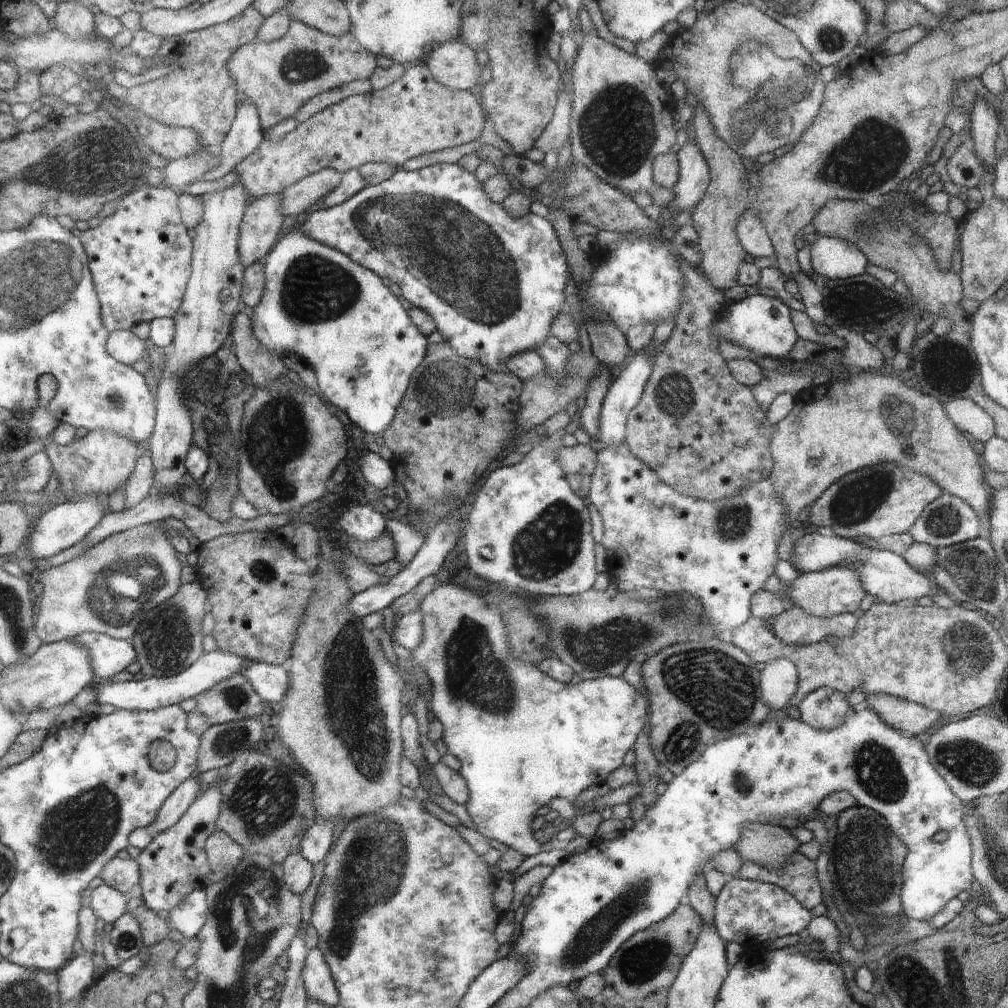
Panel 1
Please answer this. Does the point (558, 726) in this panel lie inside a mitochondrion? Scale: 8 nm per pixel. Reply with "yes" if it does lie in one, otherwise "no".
no

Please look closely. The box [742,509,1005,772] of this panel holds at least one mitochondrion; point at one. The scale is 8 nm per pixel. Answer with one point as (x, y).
(964, 651)

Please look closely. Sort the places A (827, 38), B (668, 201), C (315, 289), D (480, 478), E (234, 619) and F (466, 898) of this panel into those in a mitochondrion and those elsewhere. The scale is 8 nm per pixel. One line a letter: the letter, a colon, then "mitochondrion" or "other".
A: mitochondrion
B: other
C: mitochondrion
D: other
E: other
F: other

